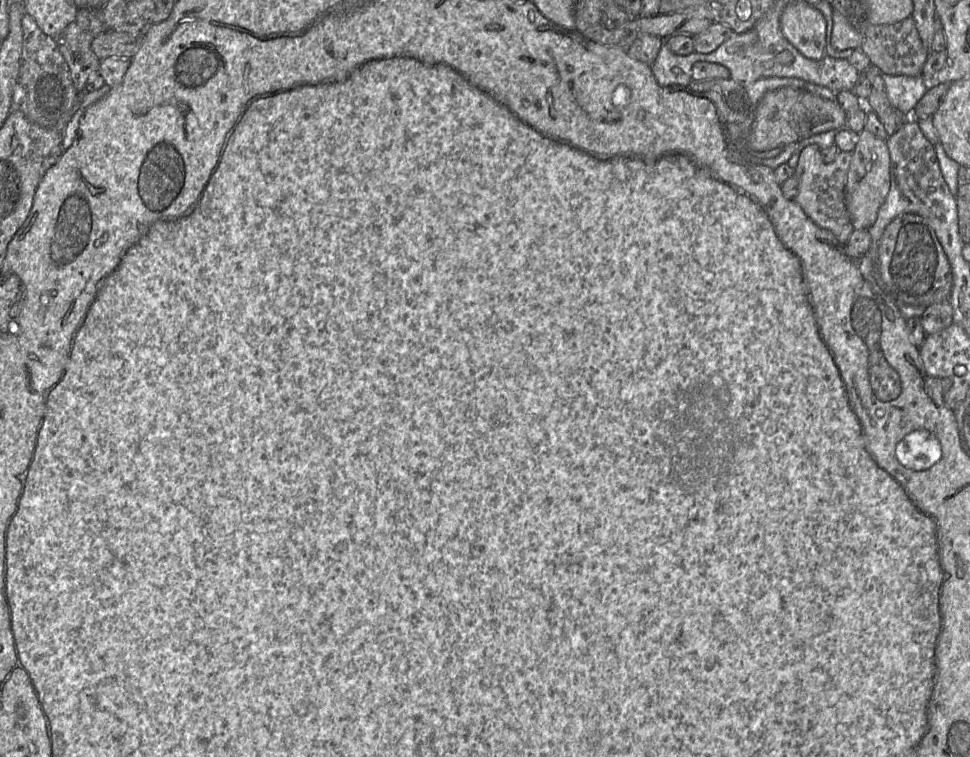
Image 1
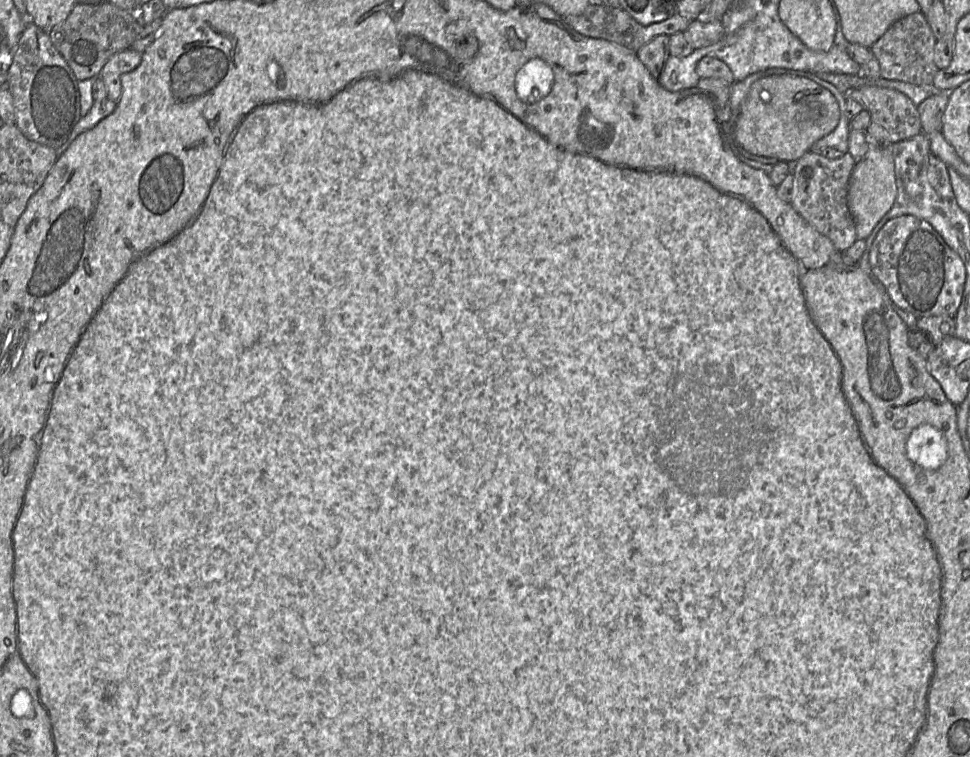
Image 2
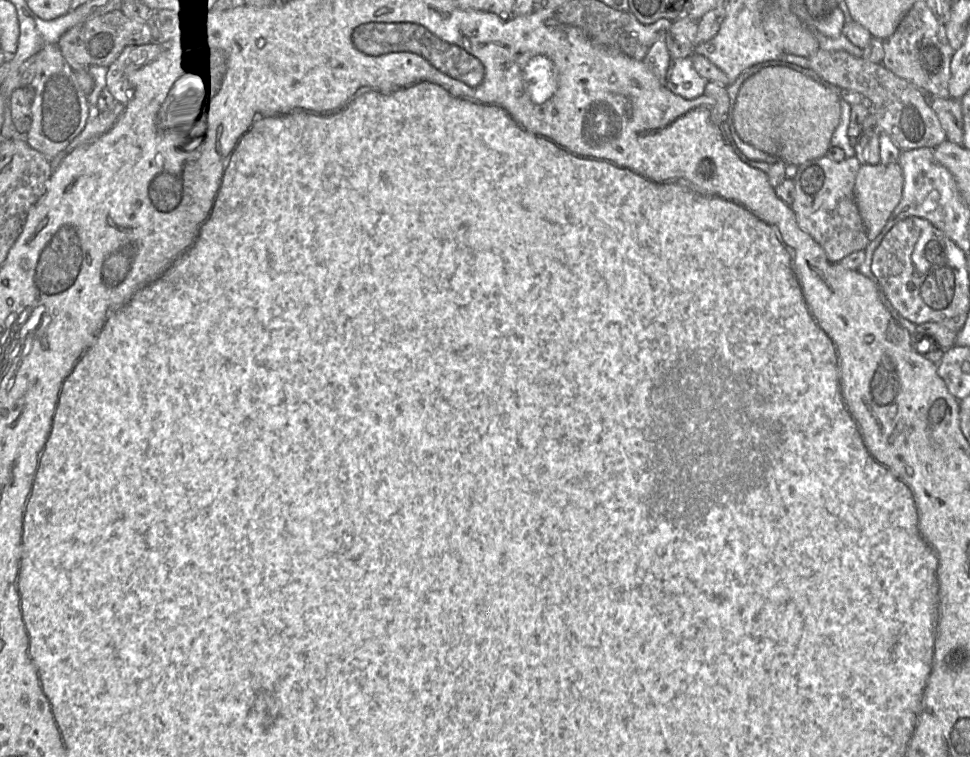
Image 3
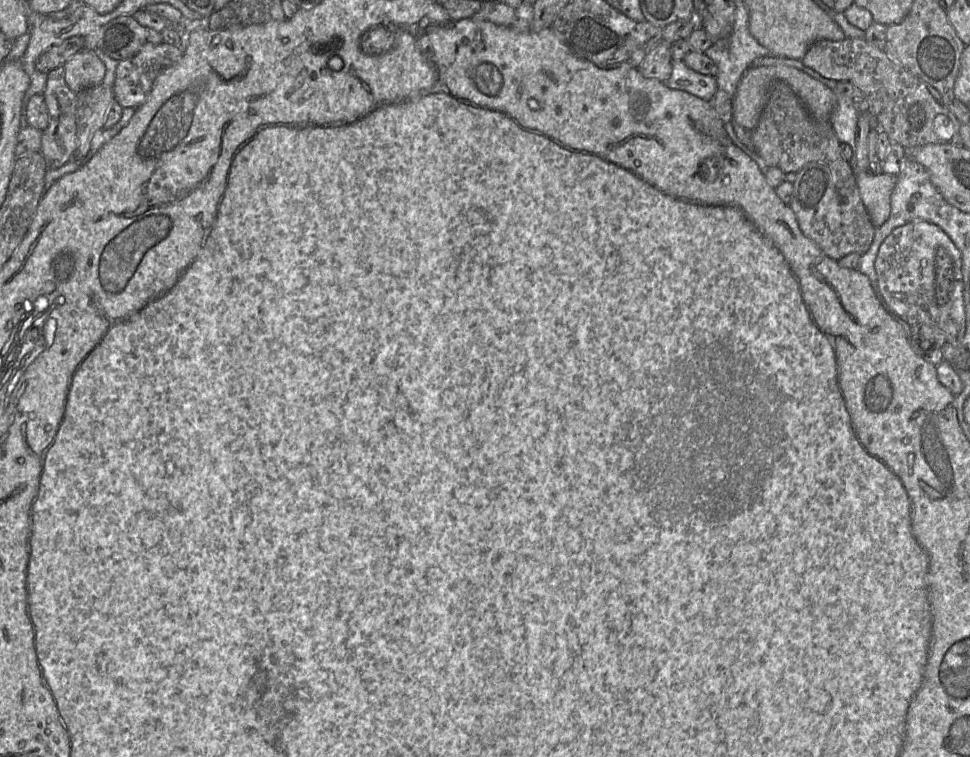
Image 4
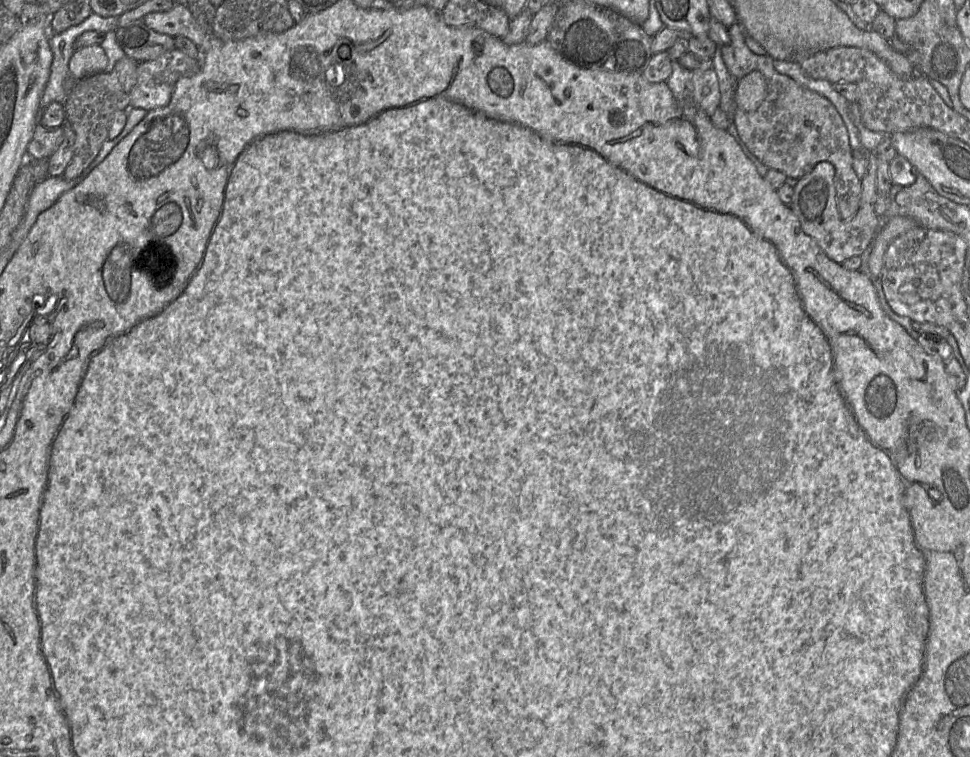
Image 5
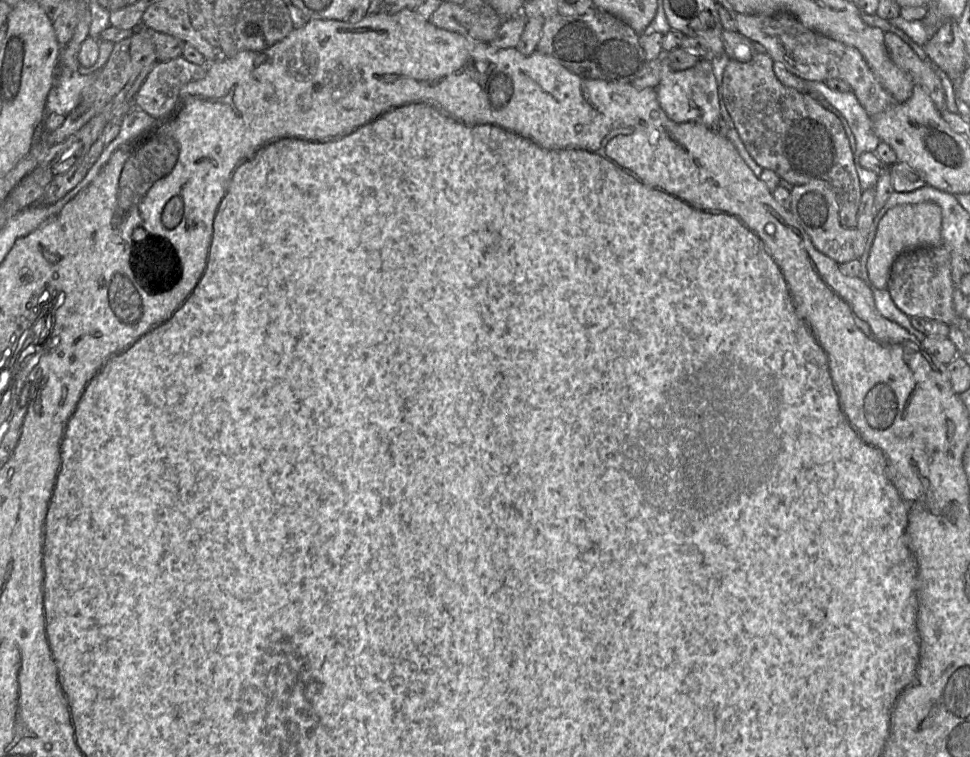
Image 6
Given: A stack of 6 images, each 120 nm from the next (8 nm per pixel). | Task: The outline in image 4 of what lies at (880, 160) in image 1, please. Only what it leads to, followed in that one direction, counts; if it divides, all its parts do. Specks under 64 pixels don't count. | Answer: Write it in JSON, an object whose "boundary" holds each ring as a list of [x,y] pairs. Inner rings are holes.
{"boundary":[[[861,171],[856,174],[857,187],[863,204],[875,228],[880,227],[890,215],[890,197],[897,175],[873,174]]]}

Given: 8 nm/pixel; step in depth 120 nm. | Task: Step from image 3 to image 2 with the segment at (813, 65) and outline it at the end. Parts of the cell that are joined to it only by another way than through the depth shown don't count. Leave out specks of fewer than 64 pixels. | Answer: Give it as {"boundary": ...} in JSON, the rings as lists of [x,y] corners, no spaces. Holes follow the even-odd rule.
{"boundary":[[[814,73],[820,79],[834,85],[841,93],[851,90],[860,90],[866,101],[866,110],[869,112],[871,121],[883,126],[888,133],[892,144],[910,139],[922,133],[921,120],[917,106],[903,93],[875,86],[875,83],[859,75],[836,74],[836,73]]]}

